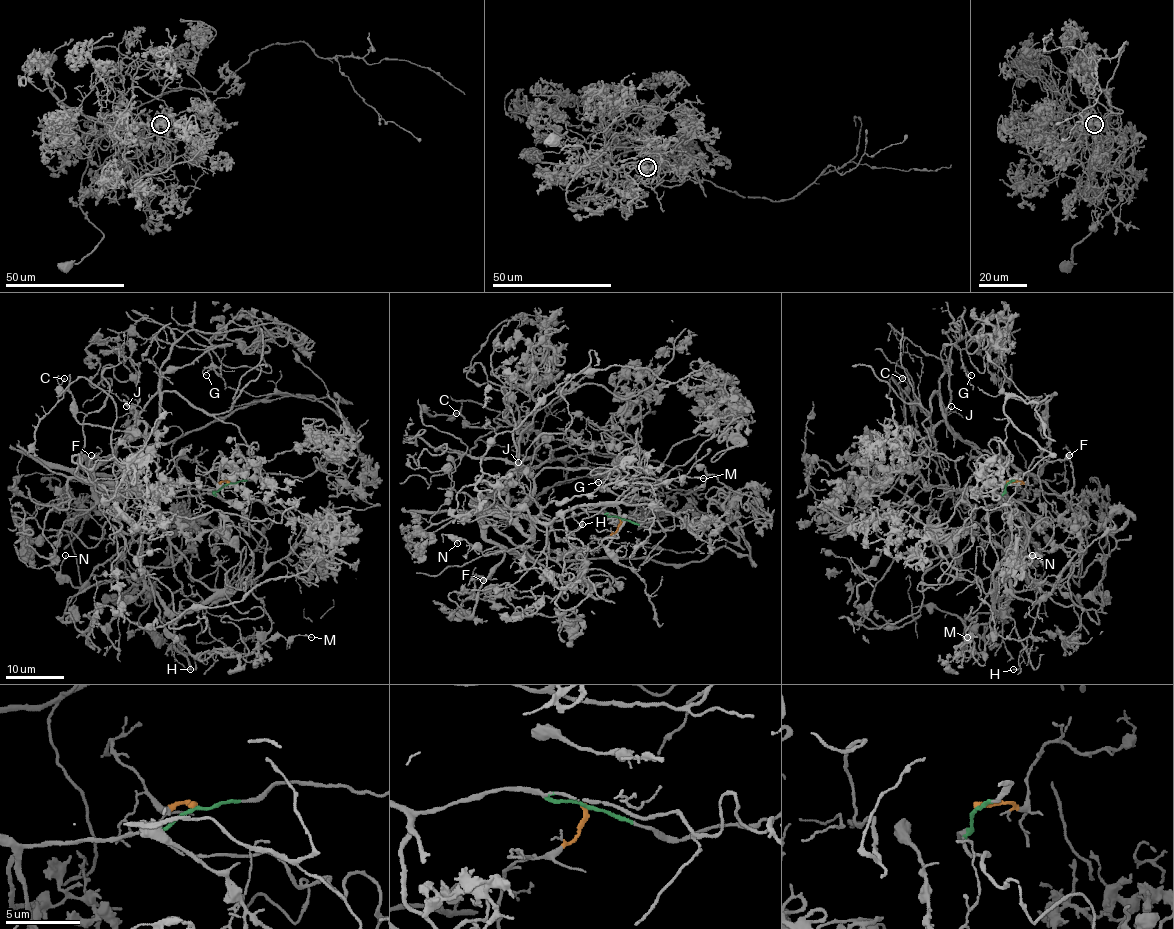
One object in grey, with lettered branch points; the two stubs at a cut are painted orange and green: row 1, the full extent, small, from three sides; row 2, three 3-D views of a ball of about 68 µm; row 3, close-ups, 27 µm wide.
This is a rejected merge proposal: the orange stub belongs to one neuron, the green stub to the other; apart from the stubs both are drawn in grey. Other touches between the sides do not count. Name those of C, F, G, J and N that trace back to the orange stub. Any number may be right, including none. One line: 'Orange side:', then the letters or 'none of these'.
Orange side: C, F, G, J, N

